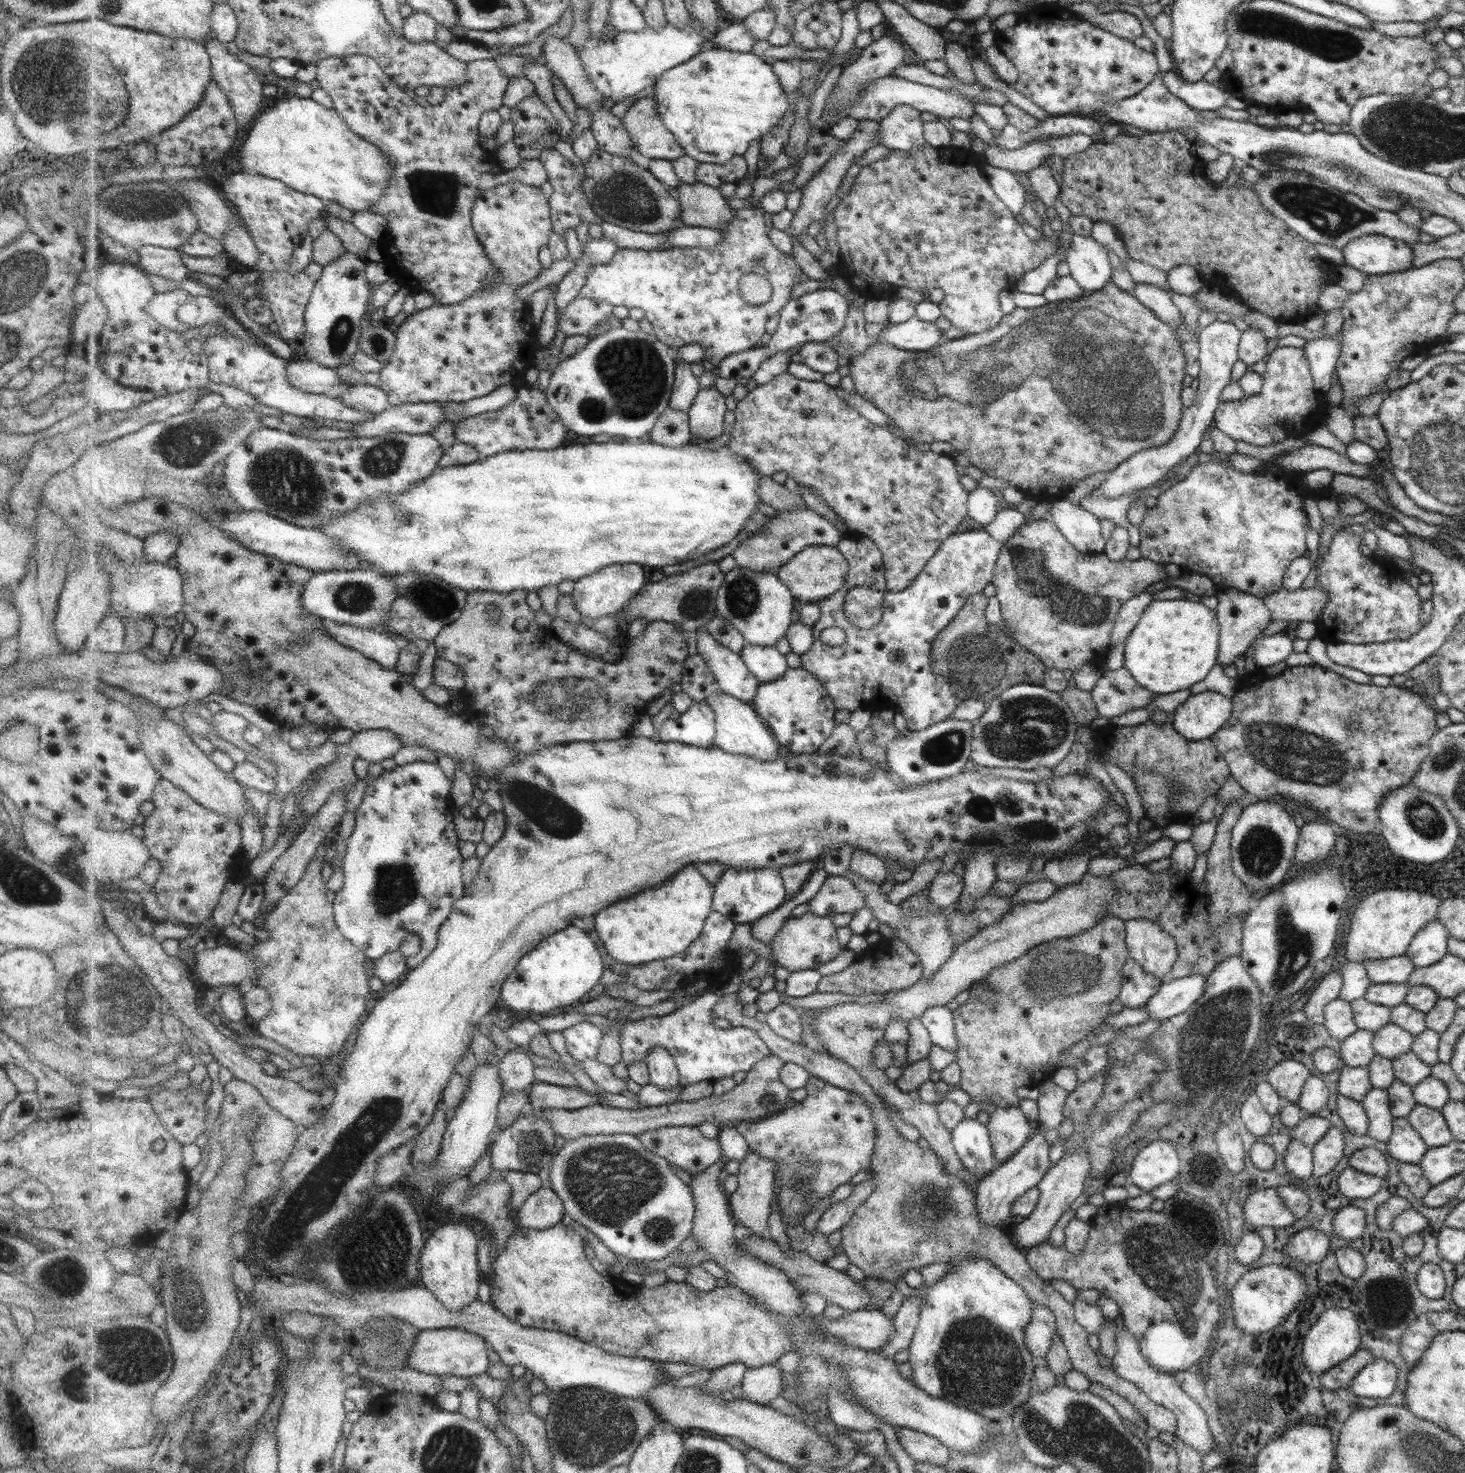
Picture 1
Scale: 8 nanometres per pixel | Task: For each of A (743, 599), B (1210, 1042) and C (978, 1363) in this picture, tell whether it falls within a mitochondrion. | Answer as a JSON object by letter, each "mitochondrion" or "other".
{"A":"mitochondrion","B":"mitochondrion","C":"mitochondrion"}

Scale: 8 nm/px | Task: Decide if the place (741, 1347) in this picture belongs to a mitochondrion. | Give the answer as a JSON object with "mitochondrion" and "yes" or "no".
{"mitochondrion":"no"}

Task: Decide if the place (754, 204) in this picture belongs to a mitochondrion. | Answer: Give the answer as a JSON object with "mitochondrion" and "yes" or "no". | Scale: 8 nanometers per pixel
{"mitochondrion":"no"}

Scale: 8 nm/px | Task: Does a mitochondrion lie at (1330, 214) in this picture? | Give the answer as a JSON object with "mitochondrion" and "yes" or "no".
{"mitochondrion":"yes"}

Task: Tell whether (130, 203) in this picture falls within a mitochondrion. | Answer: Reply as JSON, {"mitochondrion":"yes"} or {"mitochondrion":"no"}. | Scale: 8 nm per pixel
{"mitochondrion":"yes"}

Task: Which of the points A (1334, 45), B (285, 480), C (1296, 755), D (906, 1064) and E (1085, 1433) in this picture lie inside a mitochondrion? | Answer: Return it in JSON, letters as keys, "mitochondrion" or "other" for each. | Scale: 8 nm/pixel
{"A":"mitochondrion","B":"mitochondrion","C":"mitochondrion","D":"other","E":"mitochondrion"}

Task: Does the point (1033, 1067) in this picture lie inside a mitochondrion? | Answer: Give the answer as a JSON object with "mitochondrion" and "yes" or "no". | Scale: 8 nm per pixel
{"mitochondrion":"no"}

